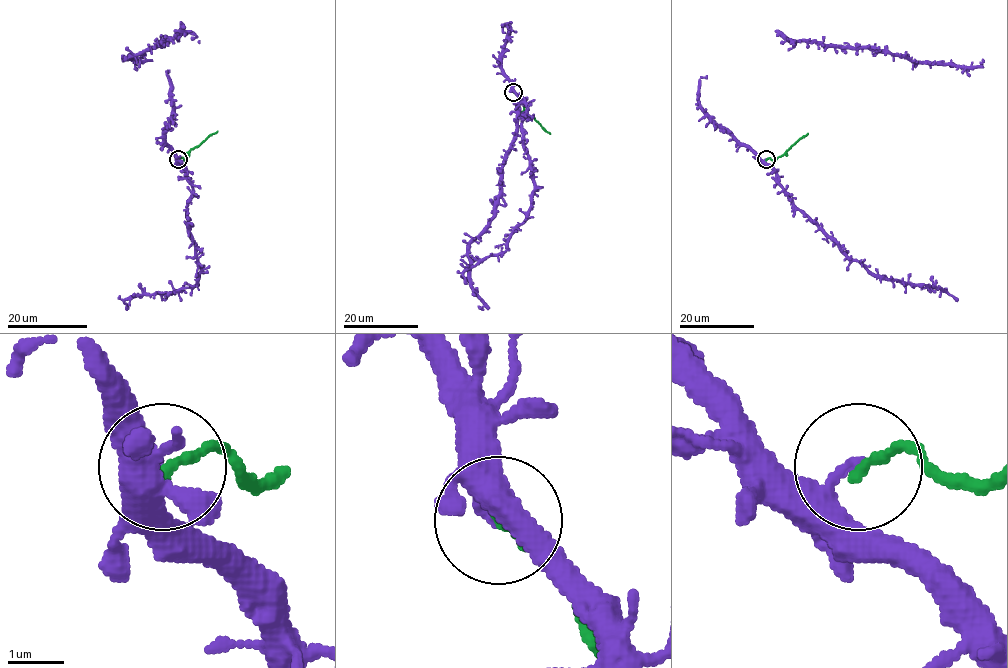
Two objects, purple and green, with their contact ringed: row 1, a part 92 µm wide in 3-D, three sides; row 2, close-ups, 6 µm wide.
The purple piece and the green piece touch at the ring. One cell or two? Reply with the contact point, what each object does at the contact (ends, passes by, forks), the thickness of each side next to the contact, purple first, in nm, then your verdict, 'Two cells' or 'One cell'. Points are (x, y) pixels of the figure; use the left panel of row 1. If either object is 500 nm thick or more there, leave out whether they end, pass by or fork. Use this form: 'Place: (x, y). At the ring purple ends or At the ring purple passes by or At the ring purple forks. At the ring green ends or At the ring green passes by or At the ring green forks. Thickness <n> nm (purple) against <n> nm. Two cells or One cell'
Place: (178, 159). At the ring purple ends. At the ring green ends. Thickness 190 nm (purple) against 180 nm. Two cells

